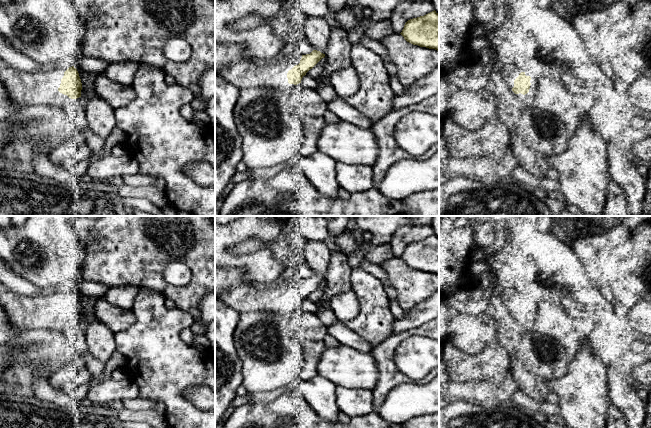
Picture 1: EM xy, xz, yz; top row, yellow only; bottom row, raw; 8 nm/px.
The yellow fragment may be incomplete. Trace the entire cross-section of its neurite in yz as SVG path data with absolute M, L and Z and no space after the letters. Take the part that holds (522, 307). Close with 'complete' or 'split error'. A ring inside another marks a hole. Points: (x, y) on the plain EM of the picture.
M506 290L502 299L516 322L526 330L533 330L539 306L537 300L516 290Z; split error

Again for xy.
M0 281L0 305L8 322L23 332L34 329L59 330L81 321L82 307L77 293L26 296L11 291Z; split error

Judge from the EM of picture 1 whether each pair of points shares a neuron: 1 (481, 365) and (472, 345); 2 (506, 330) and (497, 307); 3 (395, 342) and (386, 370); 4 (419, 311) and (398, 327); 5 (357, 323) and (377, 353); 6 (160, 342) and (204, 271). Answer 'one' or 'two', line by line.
1: two
2: one
3: one
4: one
5: two
6: two

